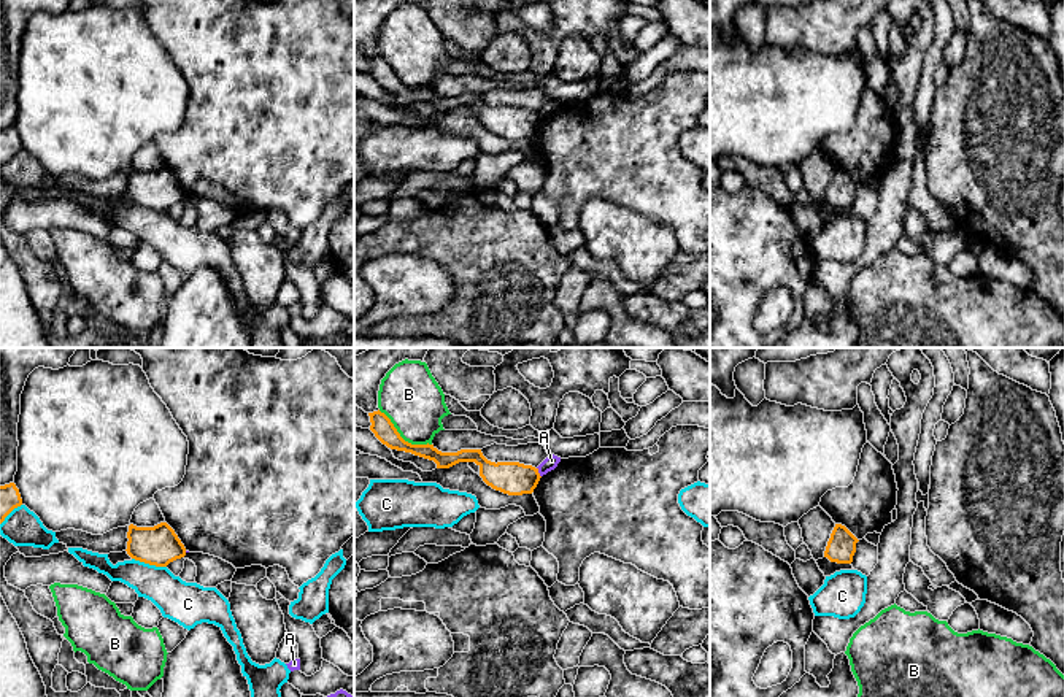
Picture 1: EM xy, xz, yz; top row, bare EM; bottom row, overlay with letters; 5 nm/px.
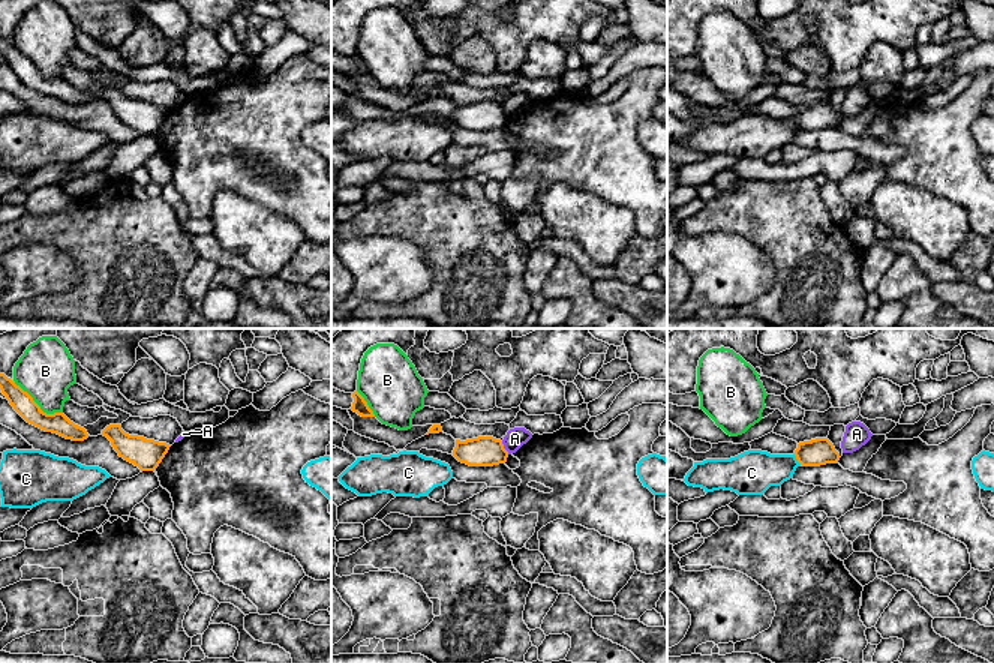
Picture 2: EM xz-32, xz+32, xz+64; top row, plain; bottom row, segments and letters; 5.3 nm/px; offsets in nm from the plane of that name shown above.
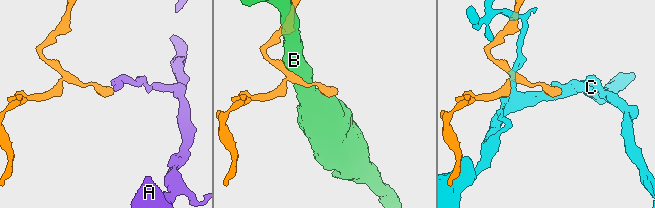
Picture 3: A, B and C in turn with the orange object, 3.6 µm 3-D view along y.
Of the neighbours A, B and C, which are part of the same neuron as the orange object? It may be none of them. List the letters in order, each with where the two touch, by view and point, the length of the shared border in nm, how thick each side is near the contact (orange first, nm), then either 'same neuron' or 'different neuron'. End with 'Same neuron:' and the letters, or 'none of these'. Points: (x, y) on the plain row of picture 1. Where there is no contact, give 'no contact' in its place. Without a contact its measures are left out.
A: meets orange in xz at (537, 116); contact 60 nm long; 170 nm thick on the orange side, 70 nm on the other; different neuron
B: meets orange in xz at (400, 81); contact 320 nm long; 110 nm thick on the orange side, 300 nm on the other; different neuron
C: meets orange in xy at (150, 208); contact 180 nm long; 200 nm thick on the orange side, 200 nm on the other; different neuron
Same neuron: none of these

